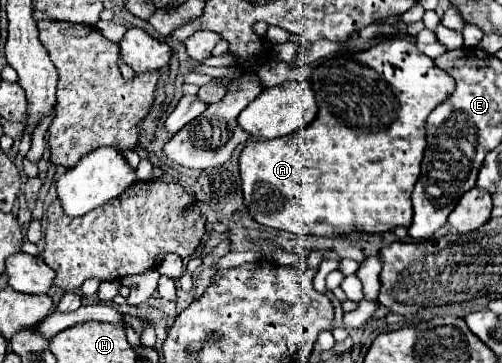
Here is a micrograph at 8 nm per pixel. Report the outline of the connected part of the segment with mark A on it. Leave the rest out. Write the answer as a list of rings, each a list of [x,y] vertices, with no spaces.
[[[386,37],[386,39],[382,39],[380,43],[376,43],[374,47],[366,49],[366,51],[340,53],[340,55],[324,59],[312,73],[312,91],[316,95],[318,115],[308,127],[304,127],[304,129],[300,129],[292,135],[286,135],[282,139],[250,141],[240,153],[240,179],[242,179],[244,203],[246,203],[252,219],[266,225],[266,227],[274,227],[274,229],[294,233],[296,237],[308,237],[308,235],[332,237],[332,235],[348,235],[352,231],[384,233],[384,231],[392,231],[400,225],[410,227],[410,223],[412,223],[410,195],[412,195],[412,189],[418,181],[422,153],[424,153],[424,147],[426,147],[424,125],[426,125],[428,113],[432,113],[432,109],[438,107],[454,91],[454,79],[446,71],[436,67],[436,63],[428,55],[424,55],[410,37]]]

